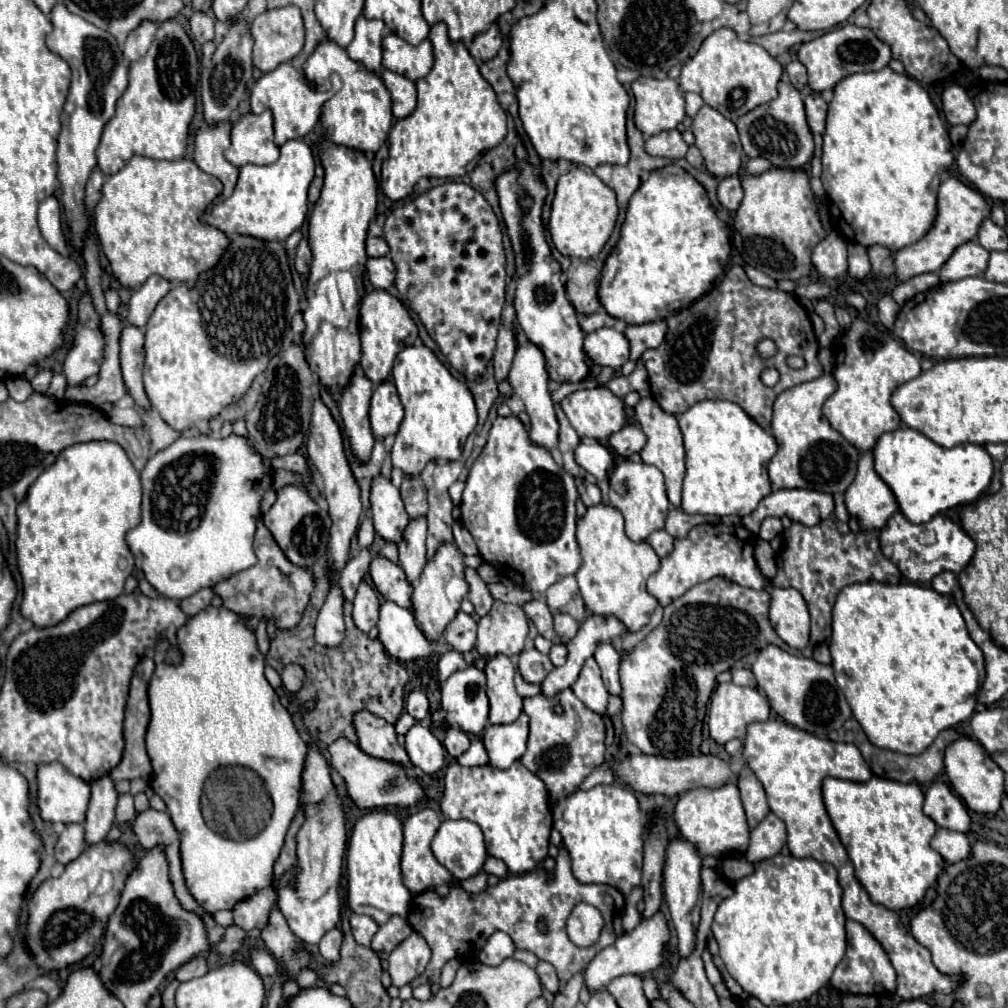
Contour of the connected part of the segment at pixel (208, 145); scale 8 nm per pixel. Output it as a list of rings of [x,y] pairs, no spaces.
[[[230,122],[210,126],[210,128],[200,128],[196,132],[196,148],[194,148],[194,162],[206,172],[216,176],[224,190],[218,196],[218,202],[226,200],[238,180],[238,168],[232,166],[224,158],[224,150],[230,146]]]

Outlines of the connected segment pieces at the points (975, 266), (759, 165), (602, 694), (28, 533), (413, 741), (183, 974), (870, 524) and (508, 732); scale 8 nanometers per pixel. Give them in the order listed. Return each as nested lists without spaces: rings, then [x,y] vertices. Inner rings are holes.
[[[970,240],[954,250],[954,254],[948,258],[948,262],[940,268],[940,280],[952,282],[966,276],[982,276],[988,266],[990,252],[978,244],[976,240]]]
[[[752,158],[746,166],[746,174],[762,174],[770,168],[772,168],[772,164],[766,158]]]
[[[588,658],[584,662],[584,668],[578,676],[578,680],[572,684],[572,692],[576,698],[580,698],[590,710],[604,714],[606,704],[608,704],[608,690],[602,684],[600,668],[594,658]]]
[[[96,440],[80,442],[64,448],[56,462],[48,466],[28,488],[26,498],[20,502],[18,516],[18,538],[16,556],[22,574],[24,600],[20,612],[32,620],[34,626],[54,626],[62,622],[72,610],[108,598],[116,598],[124,590],[124,580],[134,570],[134,556],[124,540],[126,532],[140,524],[140,476],[128,460],[124,448],[116,442]]]
[[[414,724],[406,734],[406,752],[412,766],[426,774],[434,774],[444,766],[444,746],[422,724]]]
[[[196,956],[192,960],[188,960],[184,966],[178,968],[176,972],[176,978],[180,982],[186,982],[186,980],[192,980],[192,978],[198,978],[198,976],[204,976],[208,972],[208,962],[204,956]]]
[[[872,450],[862,452],[856,480],[844,492],[844,504],[848,514],[858,520],[862,530],[880,530],[898,510],[892,490],[874,472]]]
[[[522,712],[516,722],[504,726],[486,726],[484,746],[490,754],[490,764],[496,768],[510,768],[520,760],[528,740],[528,716]]]

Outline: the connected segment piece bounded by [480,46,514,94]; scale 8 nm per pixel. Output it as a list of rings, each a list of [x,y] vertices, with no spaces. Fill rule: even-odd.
[[[502,46],[496,54],[496,58],[488,60],[488,62],[482,62],[480,64],[480,72],[482,76],[492,84],[492,88],[500,94],[500,92],[514,92],[514,84],[506,72],[506,62],[508,62],[508,48]]]

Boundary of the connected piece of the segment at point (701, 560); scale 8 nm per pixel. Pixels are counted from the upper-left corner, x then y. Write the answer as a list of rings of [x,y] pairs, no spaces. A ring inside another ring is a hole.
[[[700,524],[694,526],[684,538],[674,540],[674,550],[668,558],[660,560],[658,572],[648,578],[646,590],[660,602],[660,606],[668,606],[672,600],[680,598],[692,586],[710,580],[714,576],[724,576],[740,586],[754,590],[772,590],[768,578],[760,574],[752,552],[756,548],[756,534],[748,534],[744,526],[726,526],[726,524]]]

